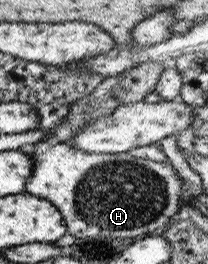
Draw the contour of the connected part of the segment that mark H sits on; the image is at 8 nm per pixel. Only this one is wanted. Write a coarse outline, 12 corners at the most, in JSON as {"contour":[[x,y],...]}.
{"contour":[[39,141],[25,192],[73,237],[156,234],[187,204],[170,161]]}

